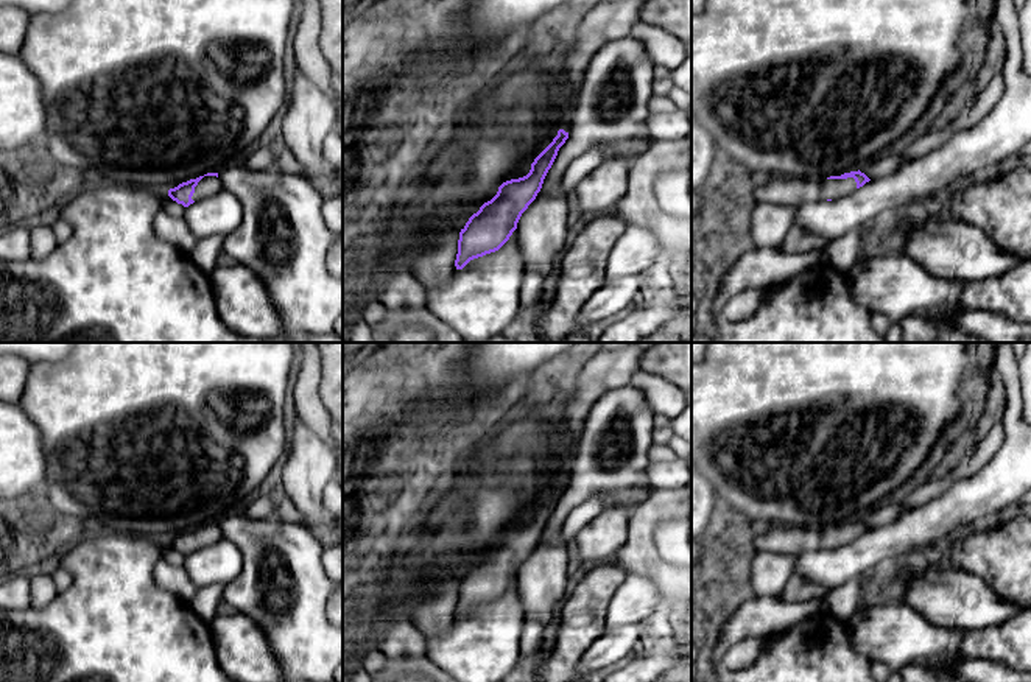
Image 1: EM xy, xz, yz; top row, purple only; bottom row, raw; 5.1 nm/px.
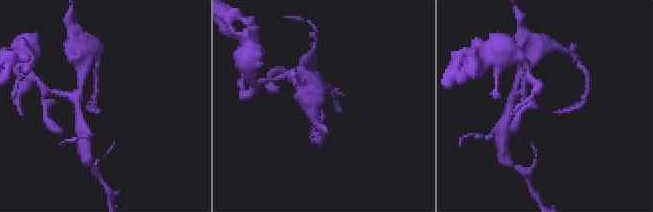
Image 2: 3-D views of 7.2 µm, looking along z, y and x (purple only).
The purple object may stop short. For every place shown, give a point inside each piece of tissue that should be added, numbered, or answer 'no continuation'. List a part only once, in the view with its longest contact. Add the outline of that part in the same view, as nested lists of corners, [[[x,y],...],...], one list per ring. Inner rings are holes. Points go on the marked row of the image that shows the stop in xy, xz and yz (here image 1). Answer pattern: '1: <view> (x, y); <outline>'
1: xy (207, 186); [[[204,176],[195,187],[195,193],[193,193],[192,199],[198,201],[198,199],[207,198],[210,195],[215,195],[220,190],[223,190],[223,185],[216,176]]]

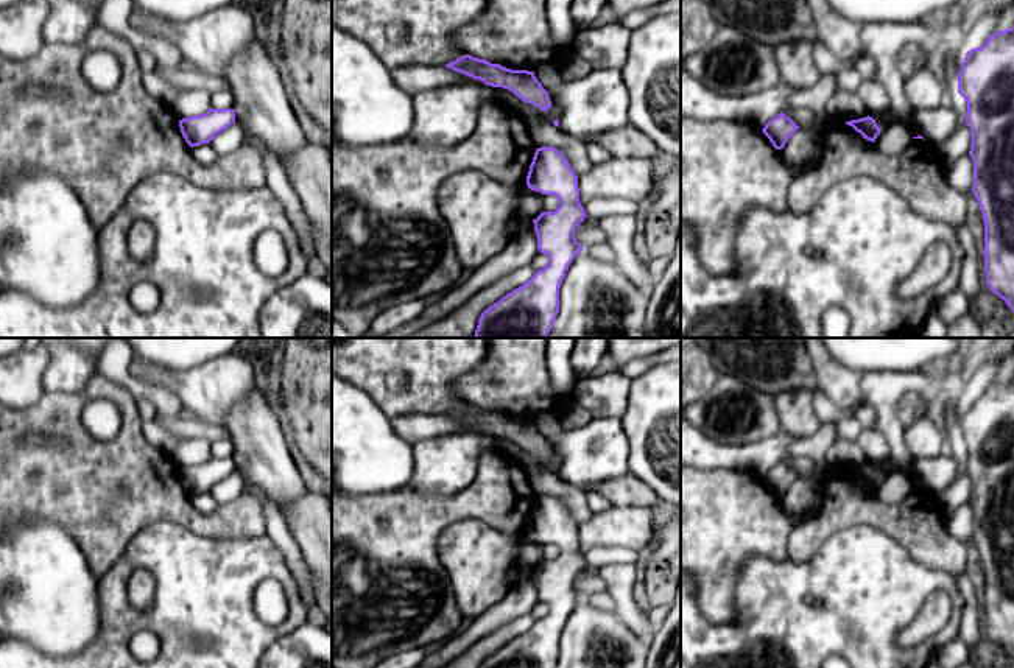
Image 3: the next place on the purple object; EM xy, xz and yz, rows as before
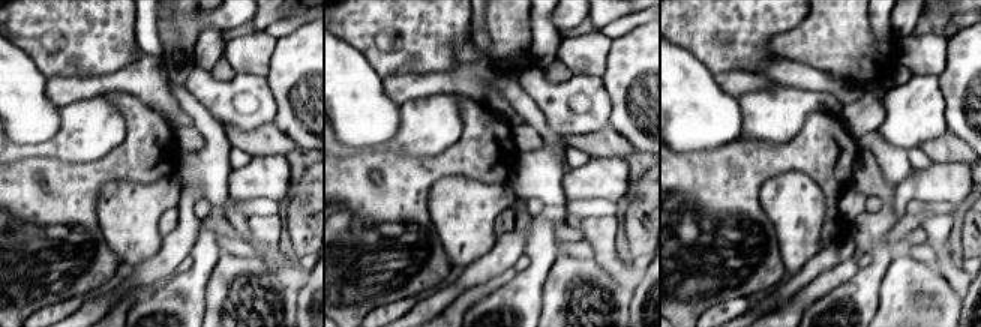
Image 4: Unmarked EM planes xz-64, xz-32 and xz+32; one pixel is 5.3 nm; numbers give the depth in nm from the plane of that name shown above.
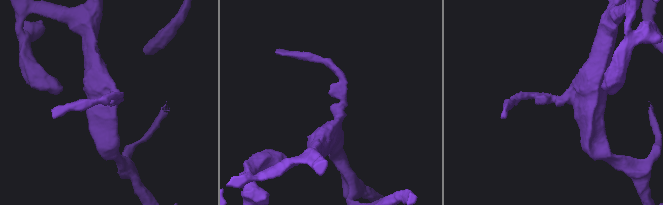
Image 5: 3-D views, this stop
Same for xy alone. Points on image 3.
no continuation

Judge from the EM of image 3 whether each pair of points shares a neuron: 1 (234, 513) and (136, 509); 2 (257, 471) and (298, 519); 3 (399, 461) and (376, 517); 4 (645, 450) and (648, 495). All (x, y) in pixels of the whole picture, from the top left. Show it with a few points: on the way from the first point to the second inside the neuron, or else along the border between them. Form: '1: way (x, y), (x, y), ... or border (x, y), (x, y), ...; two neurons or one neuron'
1: way (209, 520), (193, 520), (179, 509), (161, 509); one neuron
2: border (312, 485), (288, 503), (282, 513); two neurons
3: border (401, 489), (385, 494), (348, 495); two neurons
4: border (628, 471), (642, 480), (664, 506); two neurons

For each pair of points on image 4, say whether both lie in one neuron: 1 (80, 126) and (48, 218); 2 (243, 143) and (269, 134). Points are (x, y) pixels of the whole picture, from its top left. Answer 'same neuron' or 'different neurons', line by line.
1: different neurons
2: same neuron

